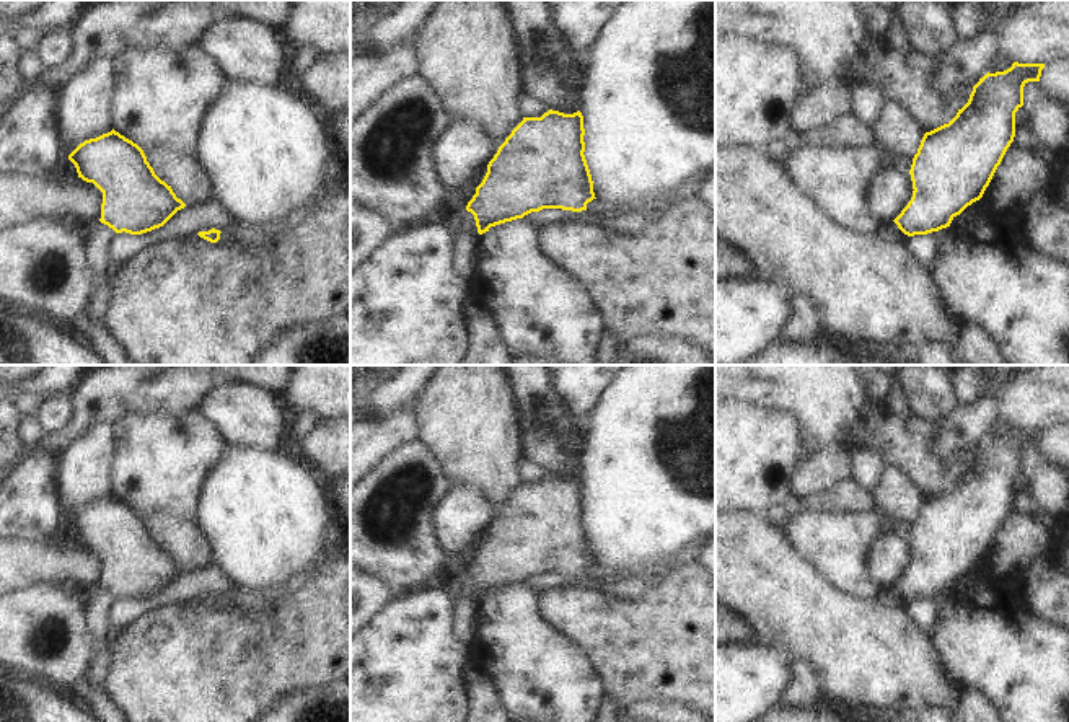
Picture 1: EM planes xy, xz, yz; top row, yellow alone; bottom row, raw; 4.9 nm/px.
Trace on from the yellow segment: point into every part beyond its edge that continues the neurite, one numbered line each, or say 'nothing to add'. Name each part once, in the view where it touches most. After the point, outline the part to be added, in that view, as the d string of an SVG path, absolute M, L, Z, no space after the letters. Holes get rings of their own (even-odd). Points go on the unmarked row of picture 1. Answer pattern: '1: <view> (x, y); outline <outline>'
nothing to add

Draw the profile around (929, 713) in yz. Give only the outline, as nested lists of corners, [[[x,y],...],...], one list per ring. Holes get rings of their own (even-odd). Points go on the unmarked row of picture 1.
[[[927,702],[919,707],[919,714],[914,722],[953,722],[953,719],[945,709]]]

